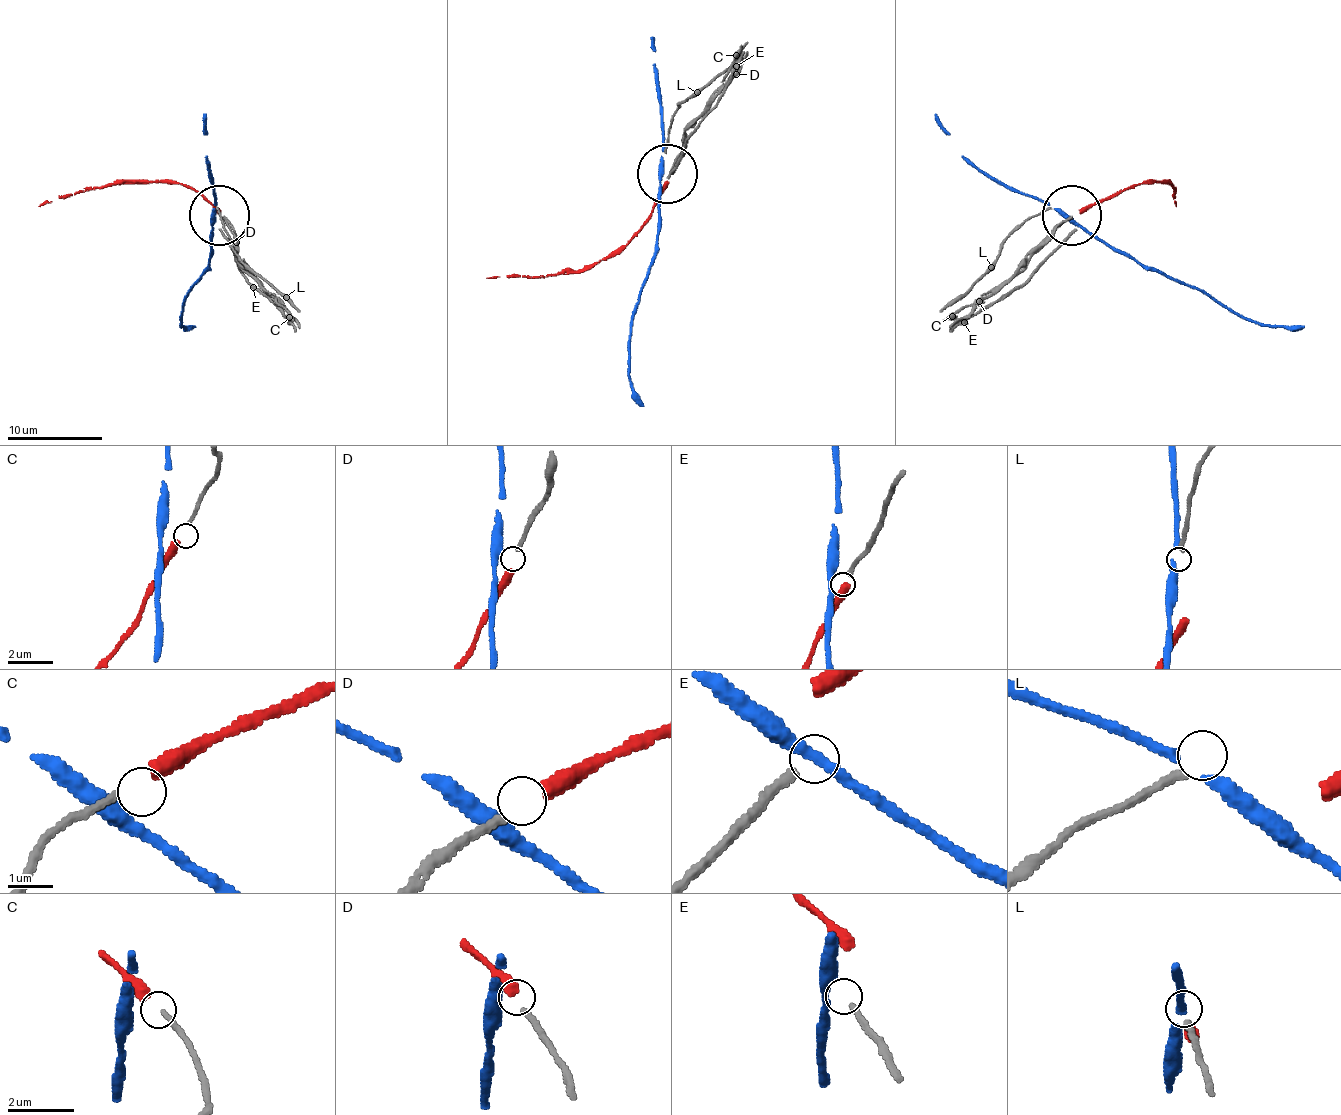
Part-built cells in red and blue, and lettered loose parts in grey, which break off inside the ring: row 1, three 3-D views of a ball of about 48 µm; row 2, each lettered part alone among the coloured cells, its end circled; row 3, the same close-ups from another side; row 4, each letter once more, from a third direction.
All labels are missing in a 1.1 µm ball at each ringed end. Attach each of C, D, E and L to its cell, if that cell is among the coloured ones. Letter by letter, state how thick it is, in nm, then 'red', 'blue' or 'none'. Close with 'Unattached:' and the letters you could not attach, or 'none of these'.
C: 140 nm | none
D: 170 nm | red
E: 200 nm | none
L: 180 nm | none
Unattached: C, E, L

